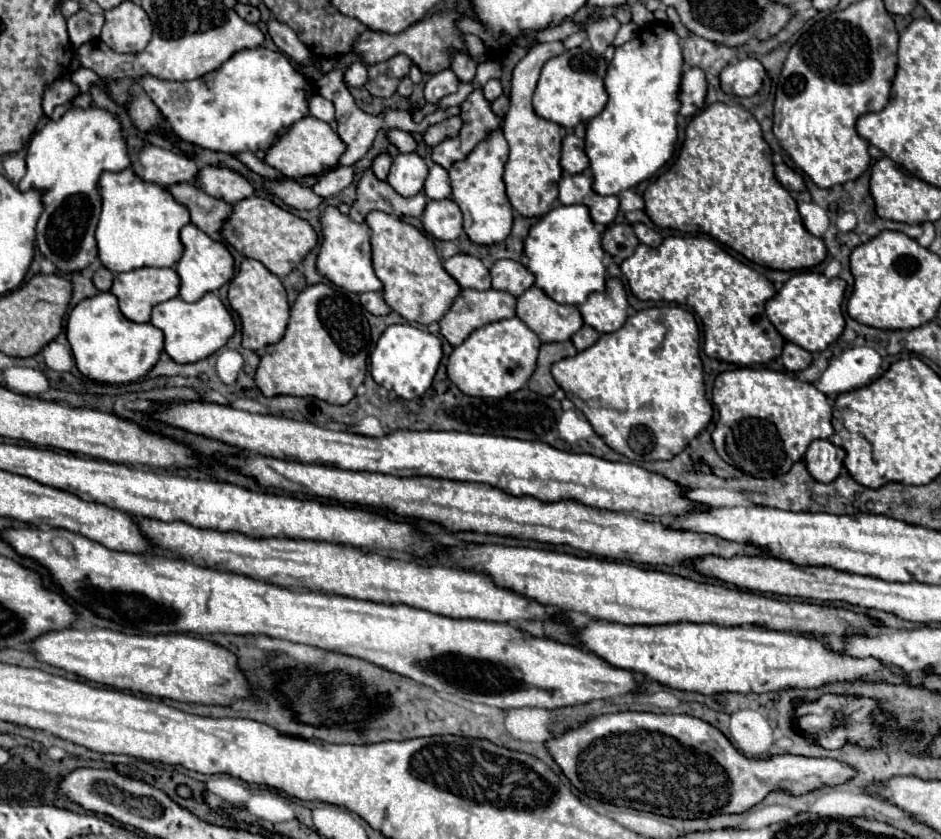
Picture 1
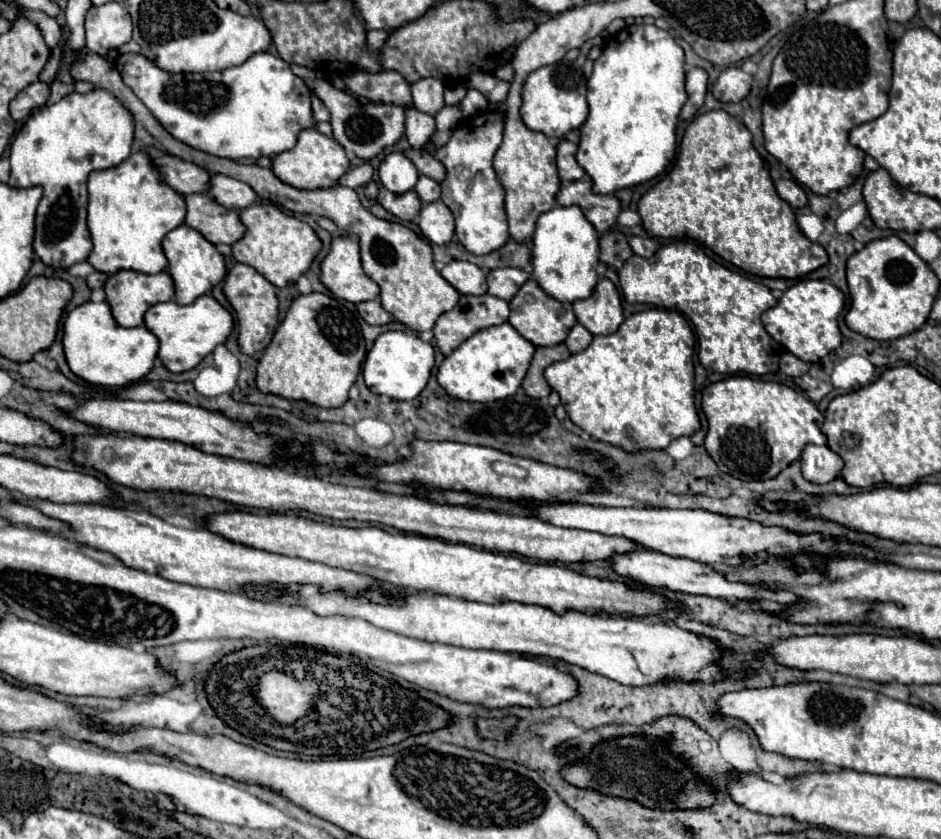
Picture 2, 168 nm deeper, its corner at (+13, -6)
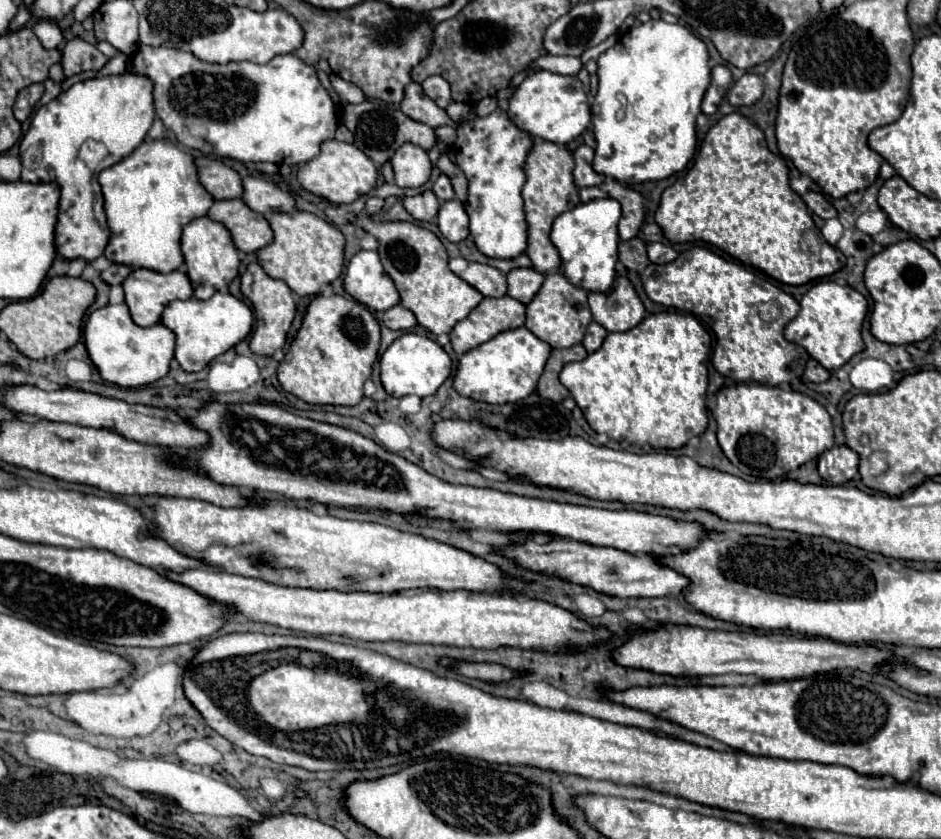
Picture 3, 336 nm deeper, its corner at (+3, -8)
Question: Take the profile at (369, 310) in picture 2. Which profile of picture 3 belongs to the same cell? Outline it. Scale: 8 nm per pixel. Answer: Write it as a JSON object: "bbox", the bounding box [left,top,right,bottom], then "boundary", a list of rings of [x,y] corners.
{"bbox":[379,304,417,330],"boundary":[[[399,304],[389,308],[389,310],[385,310],[385,312],[381,312],[379,320],[383,322],[383,326],[387,326],[391,330],[409,330],[409,328],[413,328],[417,324],[413,312],[403,308],[403,306],[399,306]]]}

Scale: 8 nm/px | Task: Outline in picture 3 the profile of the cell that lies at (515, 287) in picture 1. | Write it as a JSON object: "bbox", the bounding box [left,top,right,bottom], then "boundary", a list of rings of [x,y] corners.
{"bbox":[507,268,543,304],"boundary":[[[515,268],[507,274],[507,296],[529,304],[543,284],[543,276],[535,268]]]}

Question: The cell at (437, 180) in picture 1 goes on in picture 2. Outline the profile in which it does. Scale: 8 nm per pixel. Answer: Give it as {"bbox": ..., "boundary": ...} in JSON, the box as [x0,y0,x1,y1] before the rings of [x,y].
{"bbox":[415,176,441,204],"boundary":[[[419,176],[419,182],[415,186],[415,192],[419,194],[419,198],[427,204],[427,202],[435,202],[441,198],[441,184],[427,178],[427,176]]]}

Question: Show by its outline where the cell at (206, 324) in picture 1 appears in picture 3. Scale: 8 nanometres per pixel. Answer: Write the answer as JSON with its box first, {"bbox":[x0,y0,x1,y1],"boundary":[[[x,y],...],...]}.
{"bbox":[161,292,253,372],"boundary":[[[217,292],[209,300],[175,300],[165,306],[161,314],[161,324],[165,324],[175,334],[175,360],[185,372],[203,370],[213,358],[227,352],[239,344],[253,324],[253,312],[245,302],[231,296],[229,292]]]}

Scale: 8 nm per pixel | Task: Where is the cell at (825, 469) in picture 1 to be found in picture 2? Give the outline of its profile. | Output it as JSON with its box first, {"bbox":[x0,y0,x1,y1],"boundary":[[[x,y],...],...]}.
{"bbox":[801,444,843,484],"boundary":[[[809,444],[801,454],[801,470],[809,482],[827,484],[843,470],[843,460],[829,446]]]}

